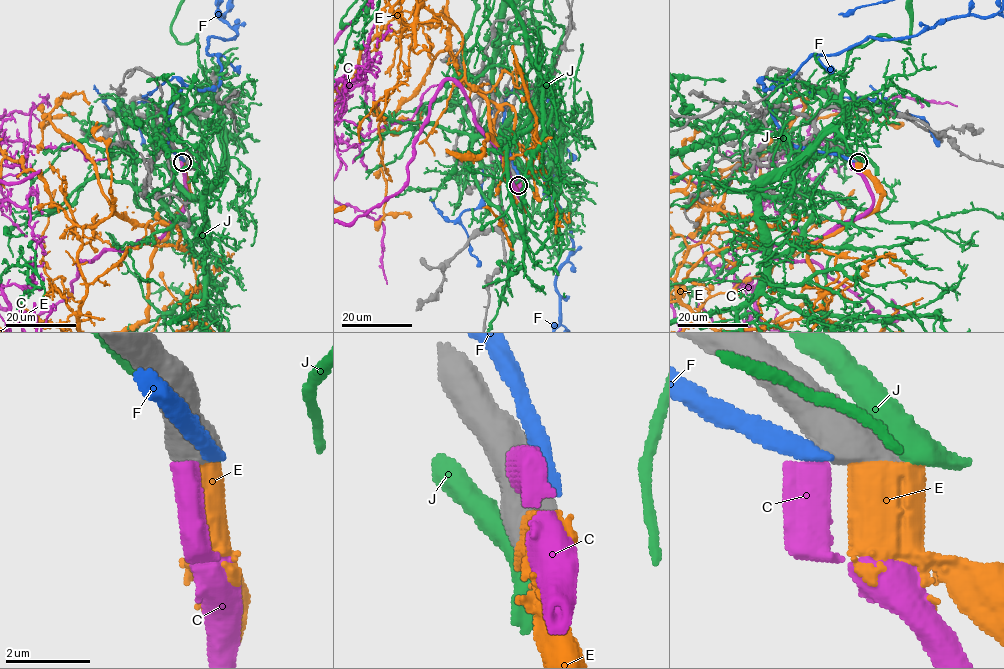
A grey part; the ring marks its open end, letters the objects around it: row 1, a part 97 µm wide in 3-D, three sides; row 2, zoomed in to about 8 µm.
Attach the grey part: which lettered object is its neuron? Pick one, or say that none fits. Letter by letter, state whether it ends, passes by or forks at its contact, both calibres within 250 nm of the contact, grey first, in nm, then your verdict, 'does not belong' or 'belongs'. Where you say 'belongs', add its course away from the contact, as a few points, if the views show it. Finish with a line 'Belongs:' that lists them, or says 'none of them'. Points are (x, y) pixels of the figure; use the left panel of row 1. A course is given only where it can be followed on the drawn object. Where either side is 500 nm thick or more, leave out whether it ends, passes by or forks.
C: 750 nm thick on the grey side, 650 nm on the other; does not belong
E: 800 nm thick on the grey side, 900 nm on the other; belongs
F: 750 nm thick on the grey side, 440 nm on the other; does not belong
J: 750 nm thick on the grey side, 550 nm on the other; does not belong
Belongs: E

